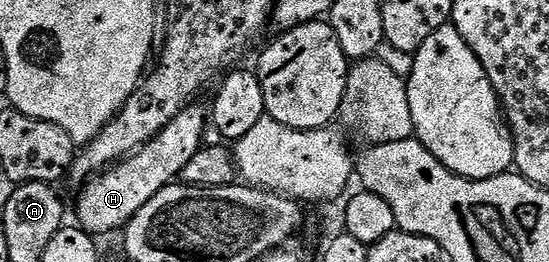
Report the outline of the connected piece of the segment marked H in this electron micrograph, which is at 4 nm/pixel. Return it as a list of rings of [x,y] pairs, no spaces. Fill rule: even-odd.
[[[192,103],[180,111],[177,119],[173,119],[173,123],[169,123],[169,127],[165,127],[156,137],[149,139],[149,143],[141,146],[136,153],[131,154],[130,157],[124,157],[122,161],[109,166],[102,173],[95,174],[86,185],[78,190],[78,224],[81,228],[92,235],[115,233],[118,229],[119,232],[126,230],[128,223],[137,215],[137,211],[141,211],[141,207],[145,207],[145,203],[149,203],[149,199],[153,199],[153,195],[160,193],[165,186],[172,184],[176,179],[182,178],[189,159],[193,159],[193,155],[197,155],[197,151],[205,144],[203,132],[206,129],[209,129],[209,117],[204,106],[202,109],[199,103]]]

